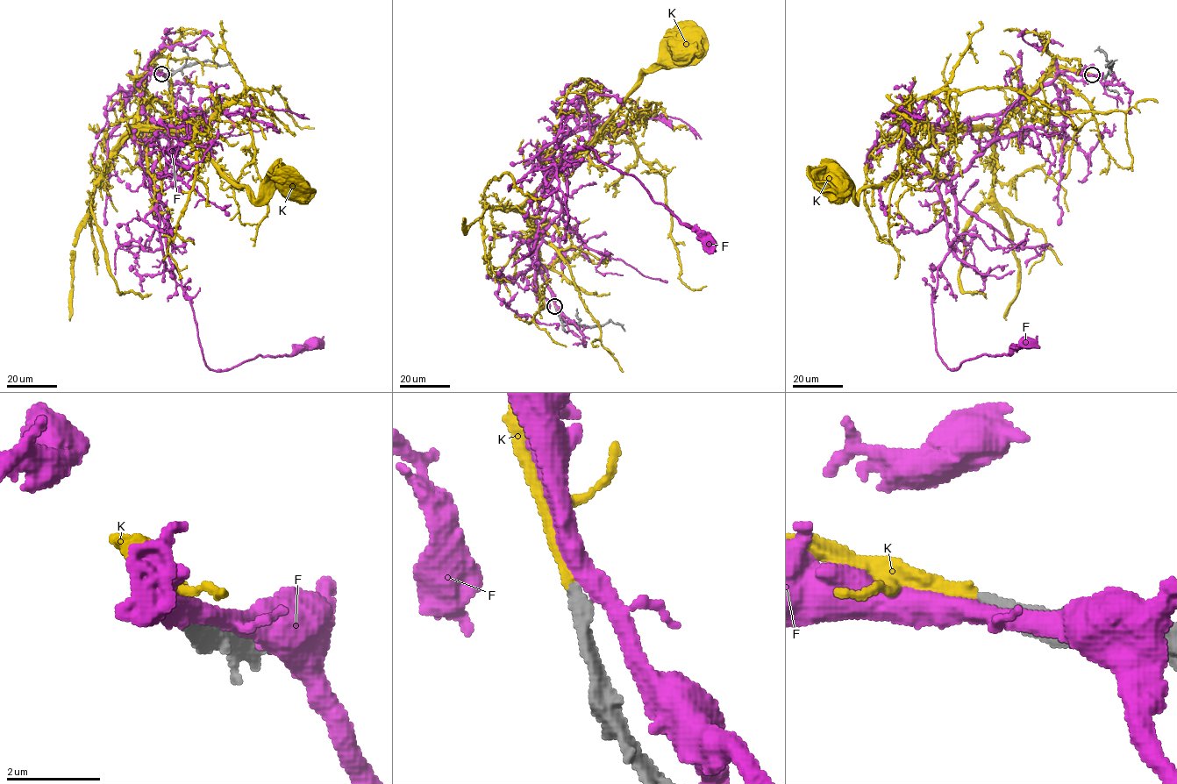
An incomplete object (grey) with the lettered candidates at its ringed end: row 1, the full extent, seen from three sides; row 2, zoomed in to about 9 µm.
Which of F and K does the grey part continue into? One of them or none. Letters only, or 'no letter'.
K

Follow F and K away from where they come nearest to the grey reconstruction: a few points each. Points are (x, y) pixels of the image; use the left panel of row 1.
F: (162, 74), (152, 69), (139, 82), (141, 108), (200, 130), (151, 186), (204, 363), (228, 370), (317, 344)
K: (161, 74), (153, 67), (145, 73), (144, 107), (129, 128), (186, 129), (255, 200), (273, 180), (288, 182)

